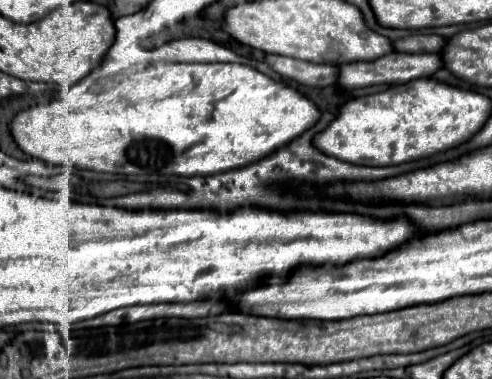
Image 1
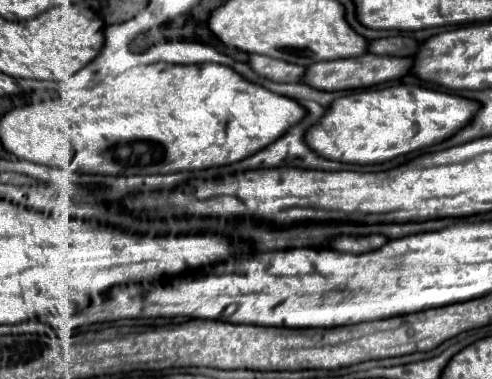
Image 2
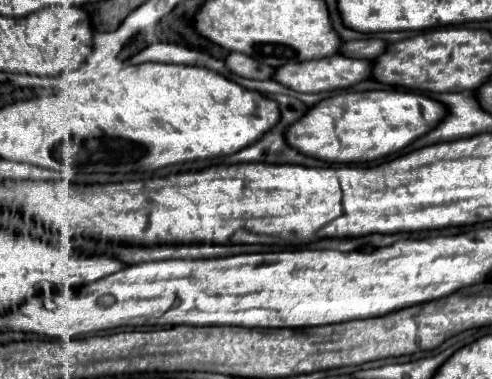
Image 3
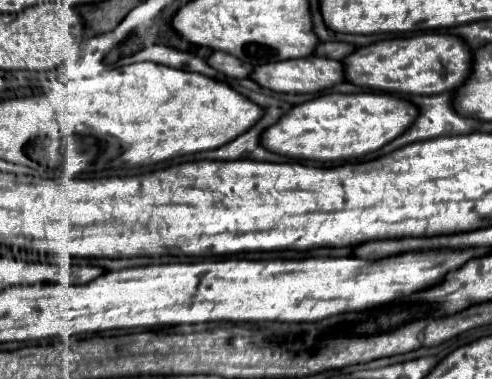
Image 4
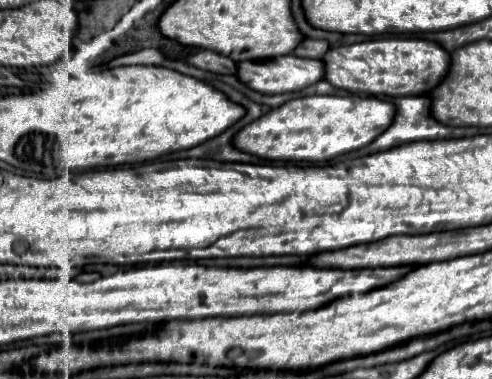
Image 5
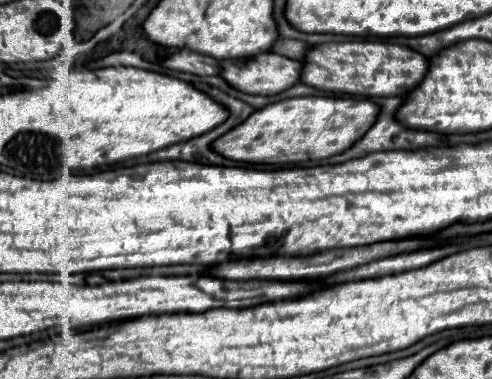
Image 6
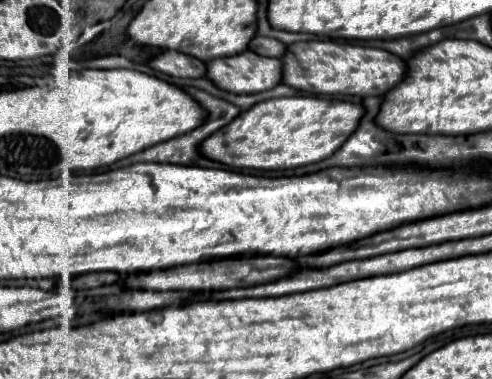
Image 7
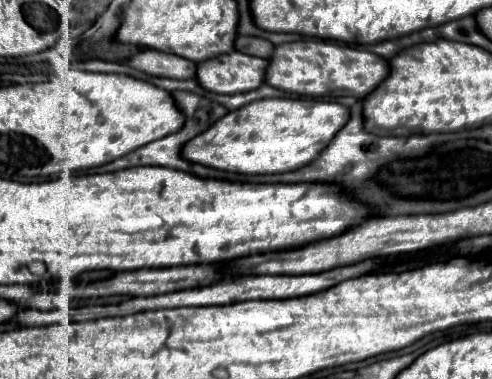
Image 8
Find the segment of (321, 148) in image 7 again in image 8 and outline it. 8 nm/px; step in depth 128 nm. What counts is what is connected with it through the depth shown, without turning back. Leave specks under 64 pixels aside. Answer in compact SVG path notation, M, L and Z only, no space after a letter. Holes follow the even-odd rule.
M268 98L250 102L214 122L206 132L184 144L182 156L216 170L236 174L280 174L298 170L320 156L336 132L348 122L348 108L314 98Z

